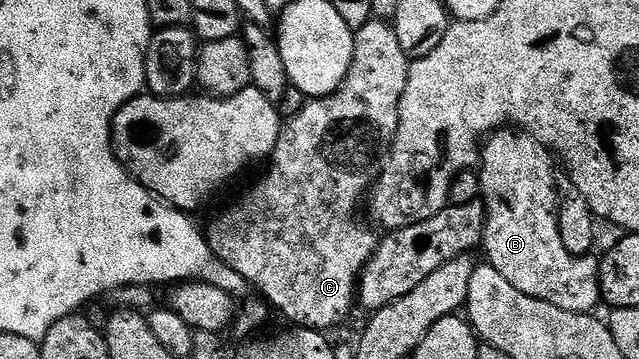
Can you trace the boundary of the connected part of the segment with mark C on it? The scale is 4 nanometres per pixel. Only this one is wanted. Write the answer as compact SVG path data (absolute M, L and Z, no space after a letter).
M373 18L366 23L359 31L354 32L354 56L348 77L338 86L331 95L326 95L323 99L309 100L283 126L282 131L278 134L278 140L274 146L274 152L271 153L266 172L262 175L262 180L251 189L247 195L242 195L235 201L231 207L226 207L210 223L210 228L205 228L204 234L206 242L209 243L214 258L219 263L226 263L240 277L246 279L251 288L258 290L263 300L271 308L274 307L287 319L287 324L294 327L307 327L309 331L329 332L329 327L334 327L350 311L350 306L356 303L356 290L359 288L359 276L366 264L373 258L375 248L378 246L379 236L374 236L354 214L358 211L358 202L363 202L364 196L369 192L372 186L372 176L376 171L376 164L380 156L389 148L390 143L394 140L394 133L398 128L398 110L400 109L400 97L404 97L404 85L408 85L408 73L410 72L411 58L400 49L400 40L396 38L393 26L389 22Z

